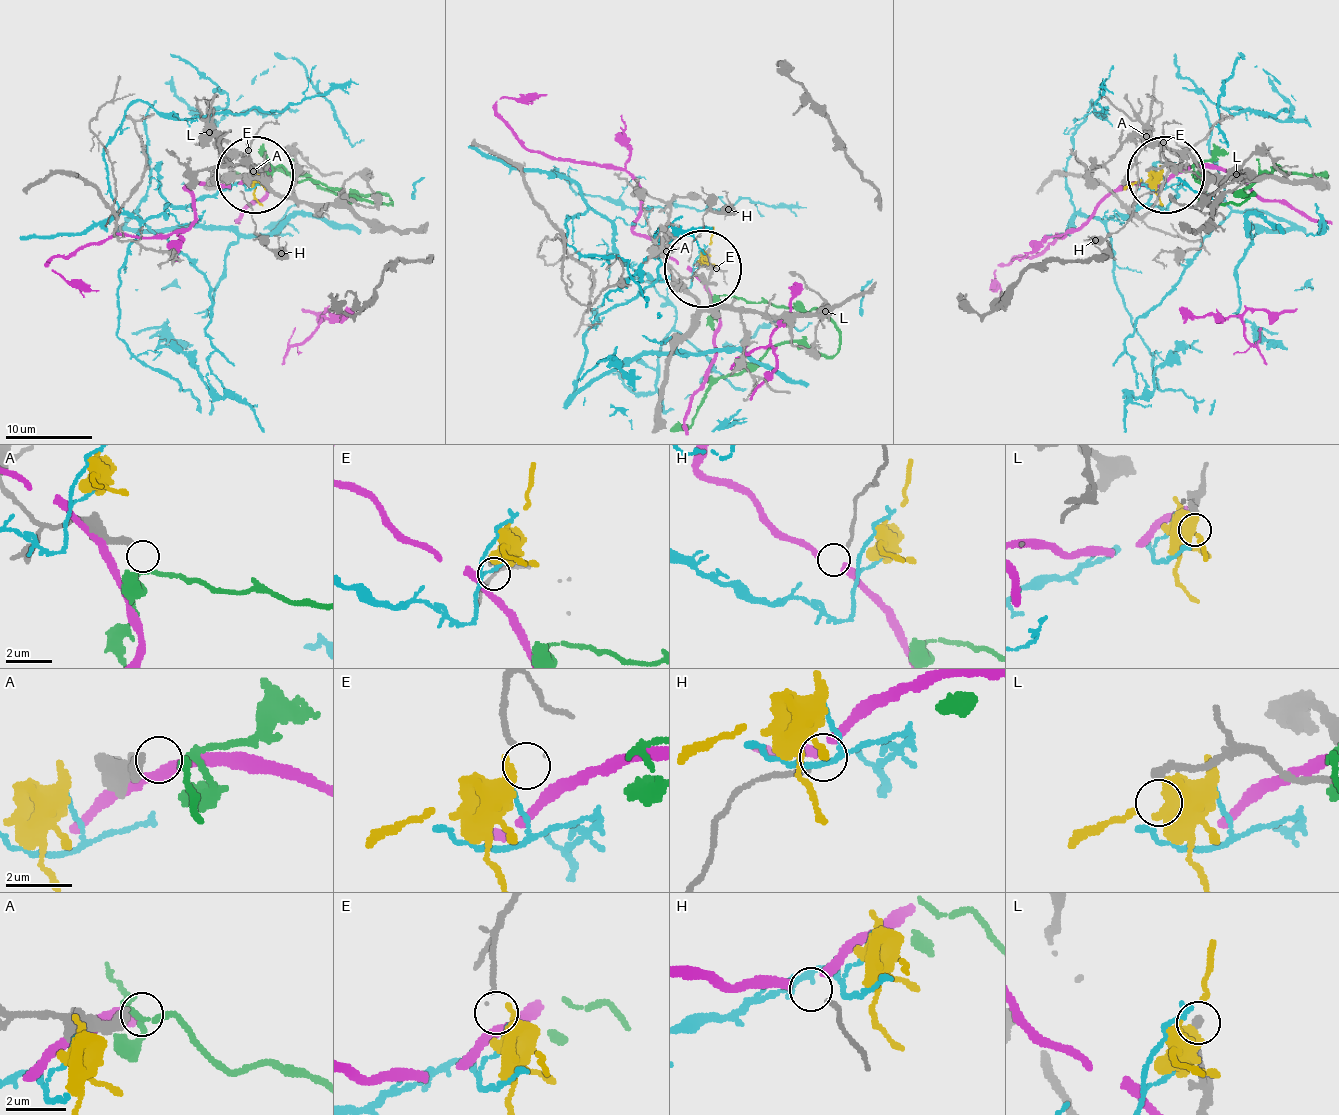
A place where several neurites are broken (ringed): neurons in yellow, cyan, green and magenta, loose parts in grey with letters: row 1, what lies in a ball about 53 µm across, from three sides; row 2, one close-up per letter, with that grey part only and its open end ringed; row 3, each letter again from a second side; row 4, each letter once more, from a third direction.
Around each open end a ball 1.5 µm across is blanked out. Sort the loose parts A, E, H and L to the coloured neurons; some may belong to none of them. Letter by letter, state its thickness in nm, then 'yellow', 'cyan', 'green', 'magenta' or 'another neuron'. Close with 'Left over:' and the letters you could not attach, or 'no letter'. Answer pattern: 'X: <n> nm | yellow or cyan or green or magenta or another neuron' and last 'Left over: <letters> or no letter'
A: 320 nm | green
E: 40 nm | another neuron
H: 130 nm | magenta
L: 280 nm | yellow
Left over: E

